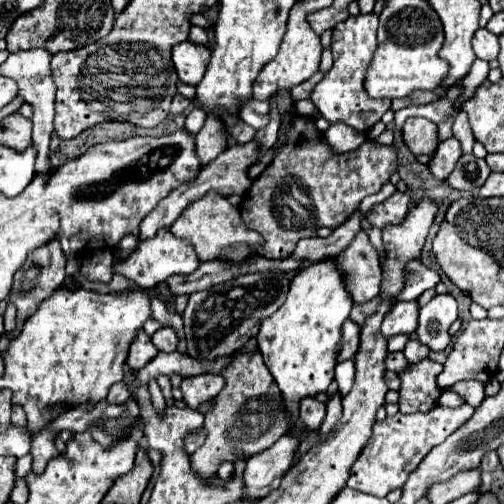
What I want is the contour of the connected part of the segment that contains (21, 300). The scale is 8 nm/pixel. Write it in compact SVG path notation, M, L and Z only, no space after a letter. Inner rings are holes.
M54 239L52 243L48 243L44 247L36 247L36 251L28 253L28 259L20 267L20 271L14 275L14 285L12 285L12 291L8 297L8 301L14 303L18 309L18 315L16 315L18 329L22 327L22 321L28 319L32 313L36 313L38 305L46 297L50 297L52 291L56 291L56 287L60 287L66 281L64 269L66 269L66 259L64 259L64 253L62 253L58 239Z

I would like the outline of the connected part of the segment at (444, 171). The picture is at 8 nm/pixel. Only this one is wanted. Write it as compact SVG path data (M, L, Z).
M450 137L444 143L440 143L440 147L436 149L436 155L432 157L428 169L432 171L432 175L436 179L448 179L448 175L454 171L460 157L462 157L460 141L456 137Z

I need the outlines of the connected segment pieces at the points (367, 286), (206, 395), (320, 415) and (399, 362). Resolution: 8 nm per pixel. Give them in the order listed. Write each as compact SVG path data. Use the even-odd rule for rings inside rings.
M360 231L360 235L356 235L356 239L346 247L346 251L342 251L336 257L336 263L338 263L338 271L344 277L352 277L348 285L348 293L356 303L370 301L378 295L382 269L380 269L378 251L368 241L366 231Z
M218 373L188 377L188 379L182 379L182 385L180 385L184 403L194 411L198 411L198 407L204 405L206 401L214 399L222 387L224 387L224 379Z
M302 399L300 403L300 421L310 429L316 431L320 423L326 417L326 405L320 403L318 399Z
M390 353L388 355L388 359L386 359L386 367L388 367L388 371L404 371L406 367L408 367L408 361L406 361L406 357L404 357L404 353Z

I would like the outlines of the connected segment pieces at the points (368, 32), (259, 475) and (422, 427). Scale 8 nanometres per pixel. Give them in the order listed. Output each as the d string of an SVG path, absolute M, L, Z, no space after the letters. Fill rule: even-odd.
M358 15L348 17L338 23L332 31L332 55L334 67L324 75L324 79L316 85L312 93L312 103L320 109L322 117L330 123L348 123L352 129L360 133L368 133L368 129L382 119L382 115L390 109L390 99L372 99L364 91L364 73L372 61L376 51L376 29L378 15Z
M282 435L270 449L250 457L244 467L244 495L246 501L266 497L278 489L284 473L292 467L298 451L298 439Z
M468 403L456 409L438 405L430 413L412 413L412 415L396 413L394 417L376 421L370 443L364 447L364 451L360 453L358 461L352 467L348 487L376 497L386 497L390 491L400 489L406 483L408 475L416 471L420 461L432 451L432 447L440 445L444 439L448 439L448 435L460 429L462 423L466 423L472 417L472 413L474 409Z

